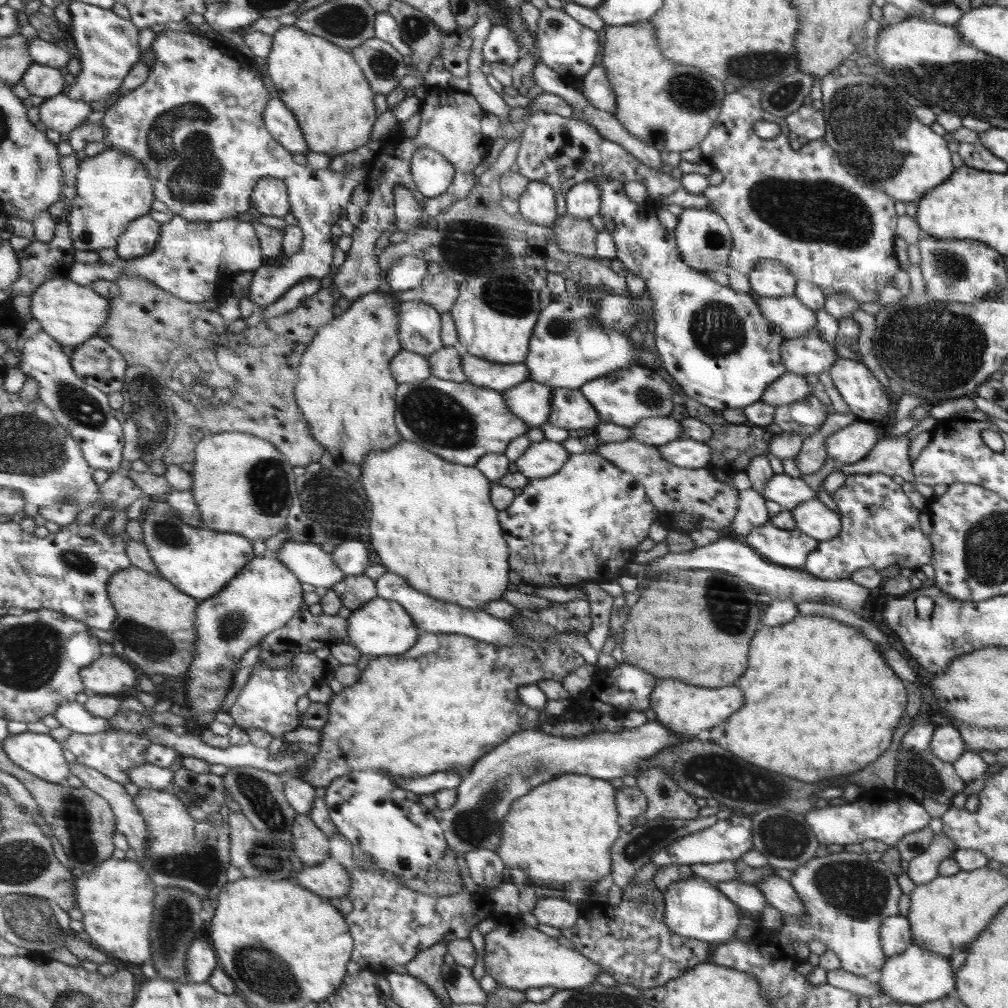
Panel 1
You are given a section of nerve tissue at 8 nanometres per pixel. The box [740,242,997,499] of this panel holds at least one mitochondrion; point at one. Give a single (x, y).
(929, 347)

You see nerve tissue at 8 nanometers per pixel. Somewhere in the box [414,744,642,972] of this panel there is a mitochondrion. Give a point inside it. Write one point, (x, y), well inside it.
(474, 825)

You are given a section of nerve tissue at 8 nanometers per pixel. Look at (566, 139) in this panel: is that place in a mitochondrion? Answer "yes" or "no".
no

